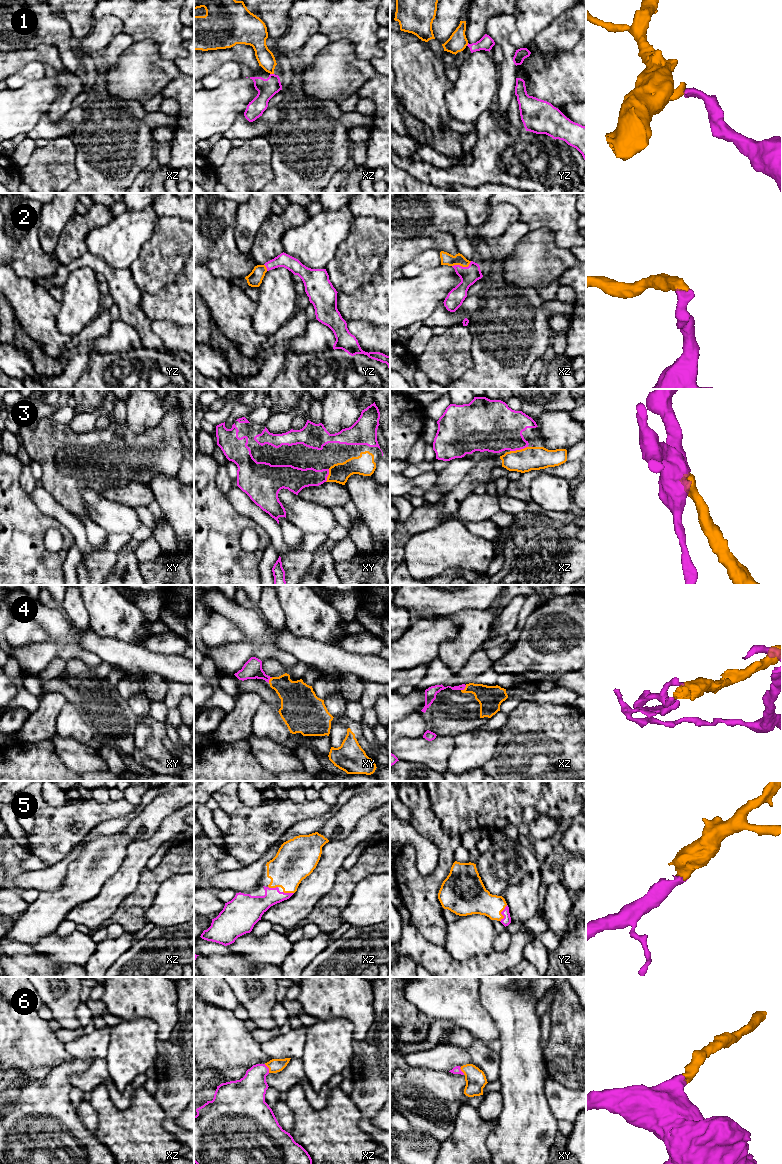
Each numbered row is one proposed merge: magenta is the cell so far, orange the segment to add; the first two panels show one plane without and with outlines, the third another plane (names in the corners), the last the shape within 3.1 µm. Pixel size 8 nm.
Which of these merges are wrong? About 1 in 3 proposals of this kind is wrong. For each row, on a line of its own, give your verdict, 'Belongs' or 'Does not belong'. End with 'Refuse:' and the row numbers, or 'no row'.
1: Does not belong
2: Belongs
3: Belongs
4: Does not belong
5: Belongs
6: Belongs
Refuse: 1, 4

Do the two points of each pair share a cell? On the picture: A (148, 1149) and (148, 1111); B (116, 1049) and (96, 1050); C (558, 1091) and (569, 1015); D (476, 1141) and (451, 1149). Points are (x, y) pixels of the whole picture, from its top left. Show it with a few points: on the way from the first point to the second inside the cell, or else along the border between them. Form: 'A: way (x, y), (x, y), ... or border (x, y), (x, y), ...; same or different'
A: way (148, 1140), (148, 1120); same
B: border (112, 1027), (108, 1052), (105, 1058); different
C: border (549, 1077), (567, 1088), (575, 1090); different
D: way (470, 1143), (464, 1149), (457, 1149); same

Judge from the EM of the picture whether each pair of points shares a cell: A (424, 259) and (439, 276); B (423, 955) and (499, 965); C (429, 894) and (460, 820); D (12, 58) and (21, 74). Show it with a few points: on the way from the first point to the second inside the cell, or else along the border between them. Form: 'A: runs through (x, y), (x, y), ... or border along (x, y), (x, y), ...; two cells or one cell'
A: border along (440, 264), (435, 267), (426, 268), (410, 277); two cells
B: runs through (442, 964), (444, 966), (480, 966); one cell
C: border along (438, 818), (441, 825), (452, 837); two cells
D: border along (42, 63), (29, 61), (10, 75); two cells

